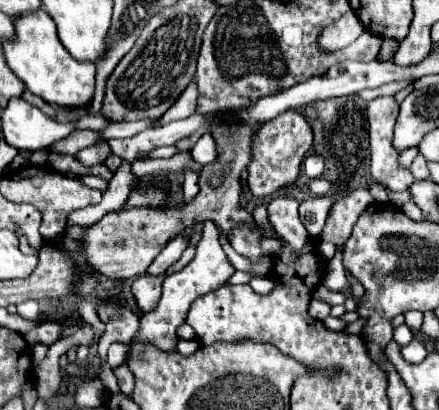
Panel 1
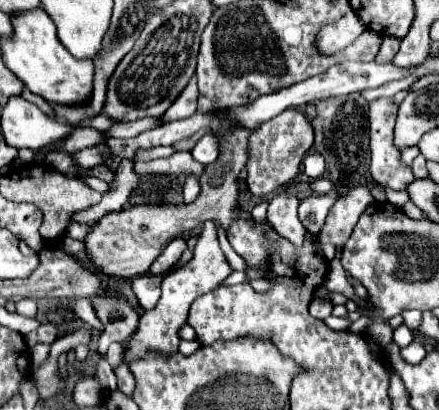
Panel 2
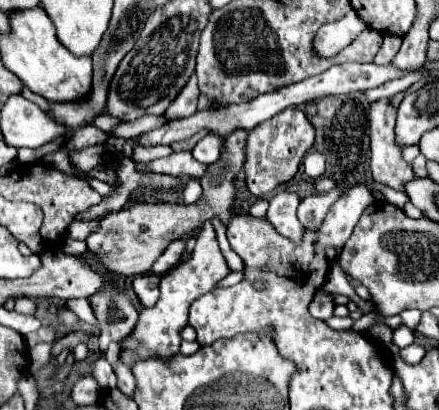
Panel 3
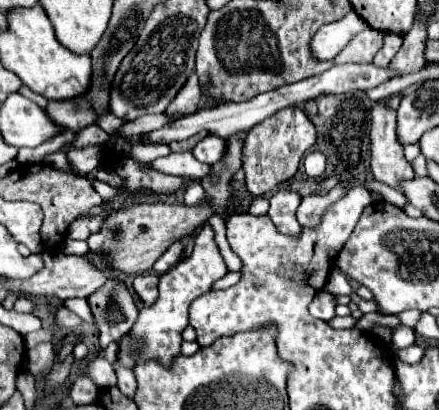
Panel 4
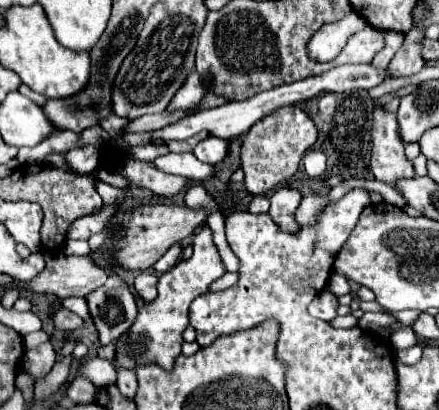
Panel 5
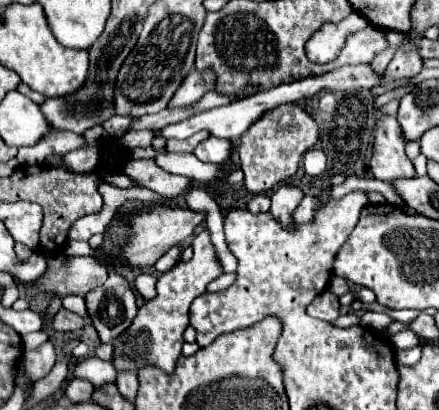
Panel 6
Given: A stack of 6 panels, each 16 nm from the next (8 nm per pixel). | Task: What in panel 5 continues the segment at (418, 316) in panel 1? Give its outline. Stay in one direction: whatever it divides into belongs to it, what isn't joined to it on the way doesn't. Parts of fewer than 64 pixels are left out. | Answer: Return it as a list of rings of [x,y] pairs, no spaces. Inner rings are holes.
[[[403,310],[399,312],[389,313],[394,316],[404,326],[412,326],[420,315],[419,310]]]

